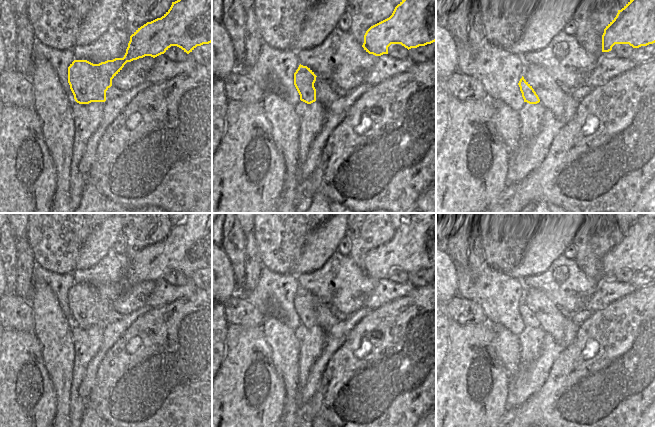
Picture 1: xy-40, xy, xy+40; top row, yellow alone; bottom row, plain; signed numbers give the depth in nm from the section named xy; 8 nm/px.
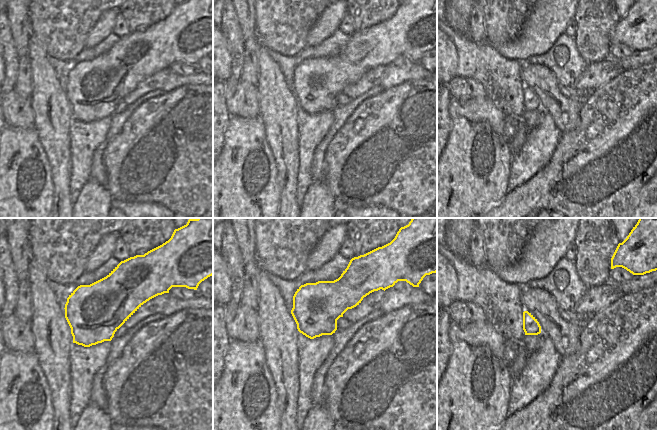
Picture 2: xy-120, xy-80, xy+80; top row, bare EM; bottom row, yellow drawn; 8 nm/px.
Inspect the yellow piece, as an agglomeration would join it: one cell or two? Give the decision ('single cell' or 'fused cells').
single cell

